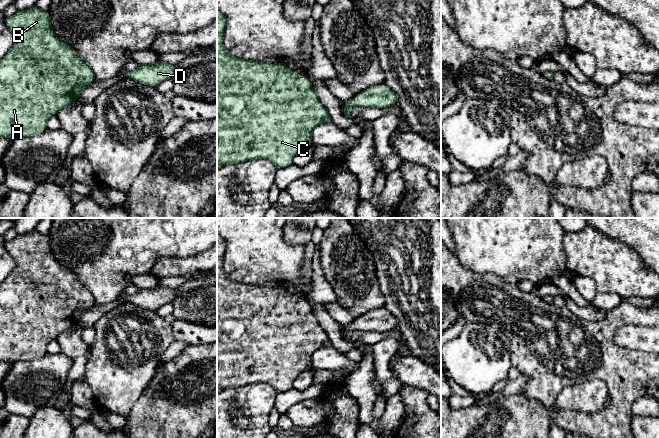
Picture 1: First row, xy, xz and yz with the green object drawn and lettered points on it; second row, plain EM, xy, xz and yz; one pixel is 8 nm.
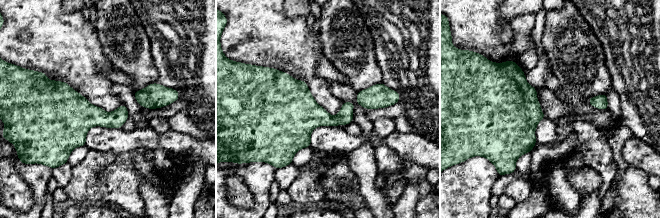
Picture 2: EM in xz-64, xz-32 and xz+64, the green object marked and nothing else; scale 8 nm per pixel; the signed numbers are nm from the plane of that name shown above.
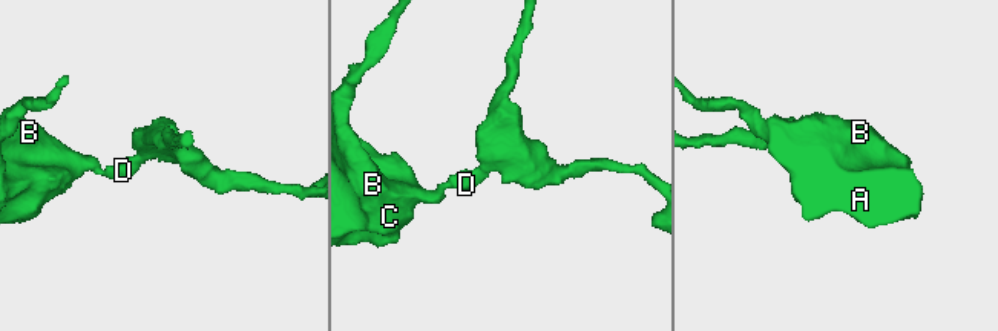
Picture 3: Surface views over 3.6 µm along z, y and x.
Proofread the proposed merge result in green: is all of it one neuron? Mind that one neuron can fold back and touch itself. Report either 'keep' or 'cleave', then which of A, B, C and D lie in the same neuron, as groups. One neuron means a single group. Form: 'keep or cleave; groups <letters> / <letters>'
keep; groups A B C D

